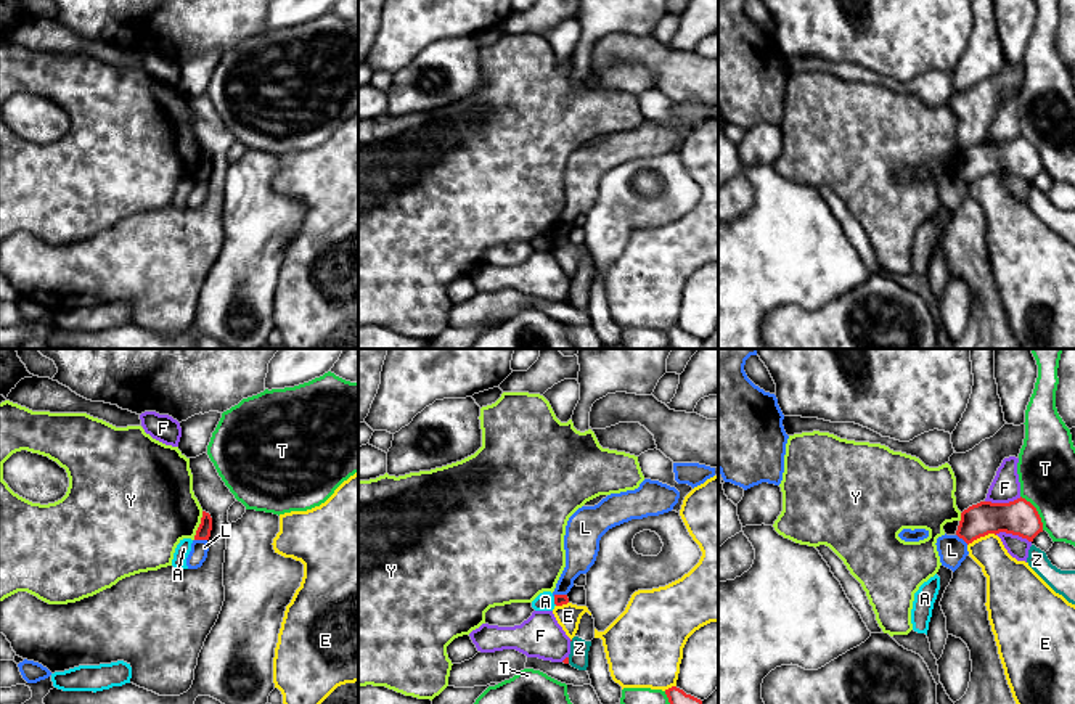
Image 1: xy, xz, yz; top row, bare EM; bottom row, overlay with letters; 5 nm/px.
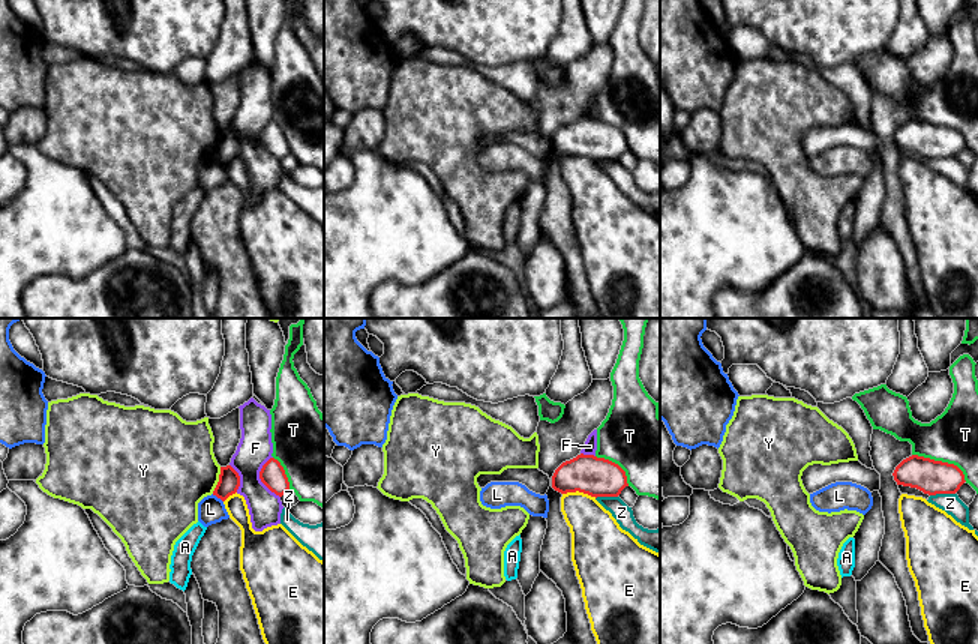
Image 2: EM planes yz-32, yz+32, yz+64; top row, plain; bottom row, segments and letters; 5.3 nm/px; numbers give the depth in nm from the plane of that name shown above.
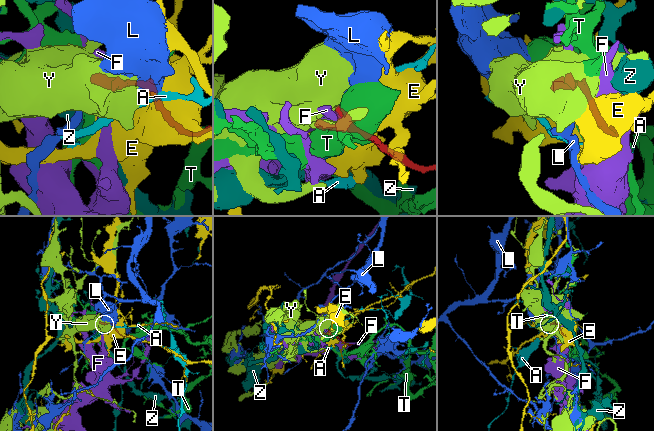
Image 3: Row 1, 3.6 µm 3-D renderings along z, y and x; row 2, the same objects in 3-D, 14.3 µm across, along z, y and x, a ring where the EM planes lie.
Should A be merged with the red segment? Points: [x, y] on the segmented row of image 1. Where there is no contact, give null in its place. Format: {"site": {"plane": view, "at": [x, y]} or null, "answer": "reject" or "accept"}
{"site": {"plane": "xz", "at": [555, 601]}, "answer": "reject"}

